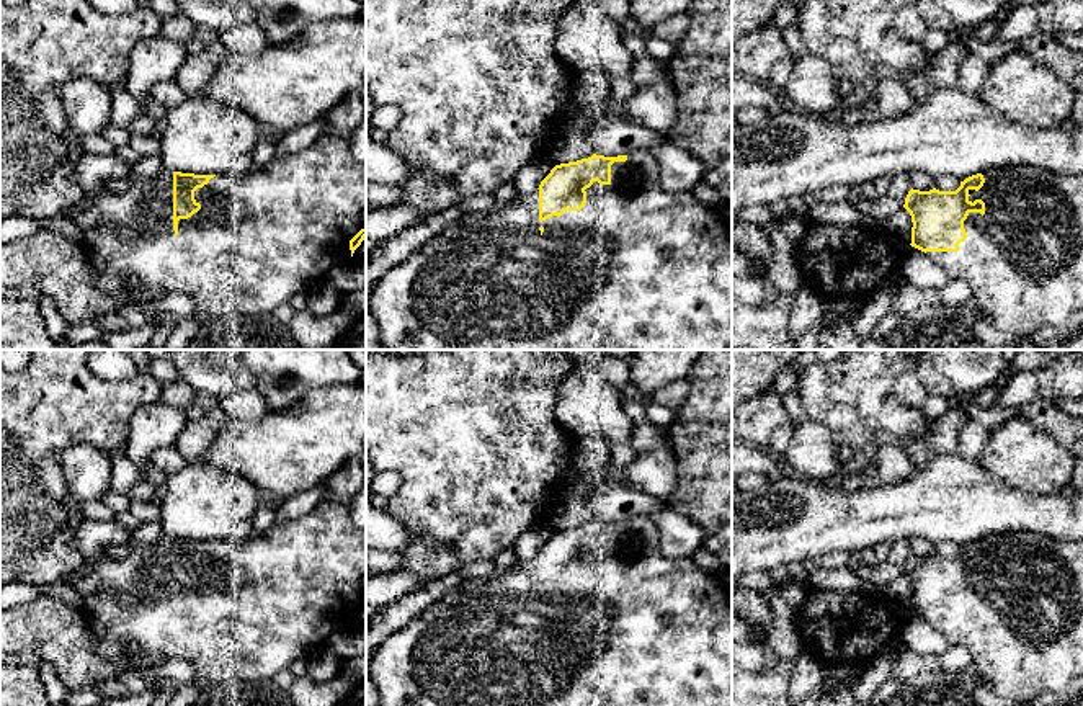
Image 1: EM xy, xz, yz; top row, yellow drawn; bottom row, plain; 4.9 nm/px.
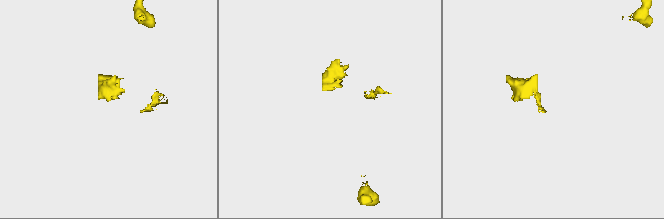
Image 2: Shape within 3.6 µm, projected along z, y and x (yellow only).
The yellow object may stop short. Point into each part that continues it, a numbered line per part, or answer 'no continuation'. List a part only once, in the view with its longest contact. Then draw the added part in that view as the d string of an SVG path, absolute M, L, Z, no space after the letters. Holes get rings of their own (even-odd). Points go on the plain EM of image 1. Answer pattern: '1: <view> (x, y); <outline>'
1: xz (637, 628); M639 515L627 520L626 528L611 531L611 549L599 551L593 547L586 557L586 569L580 577L564 577L560 583L552 582L539 587L539 556L529 561L518 561L503 572L493 572L490 577L466 580L457 588L448 592L443 598L425 608L417 618L410 619L397 632L390 634L366 662L366 673L376 685L379 706L732 706L732 592L729 592L722 577L711 575L697 567L691 559L670 559L660 552L660 533L652 516Z

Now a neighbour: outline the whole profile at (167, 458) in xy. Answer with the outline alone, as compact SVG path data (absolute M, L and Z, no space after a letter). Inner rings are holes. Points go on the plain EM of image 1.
M162 446L152 453L149 464L170 474L185 467L188 461L176 446Z

